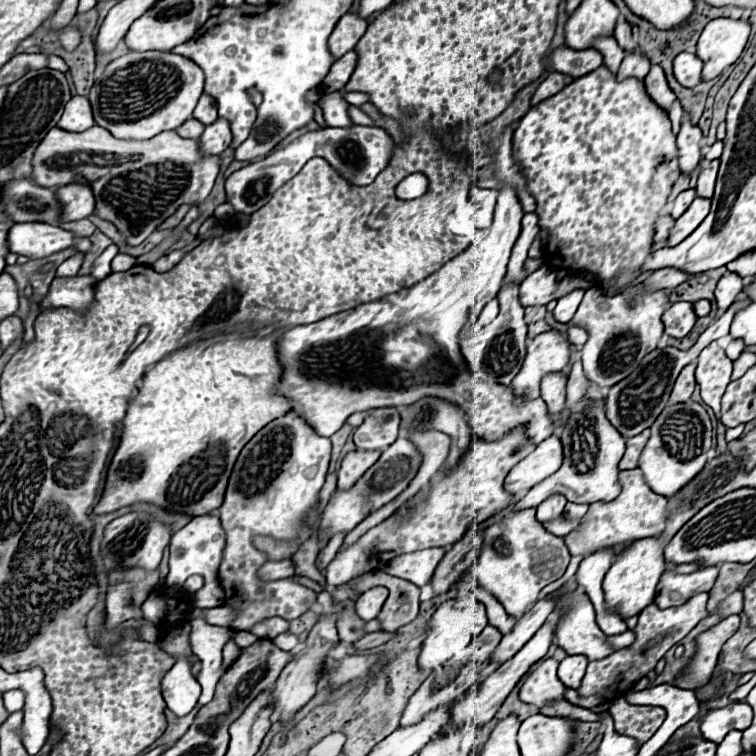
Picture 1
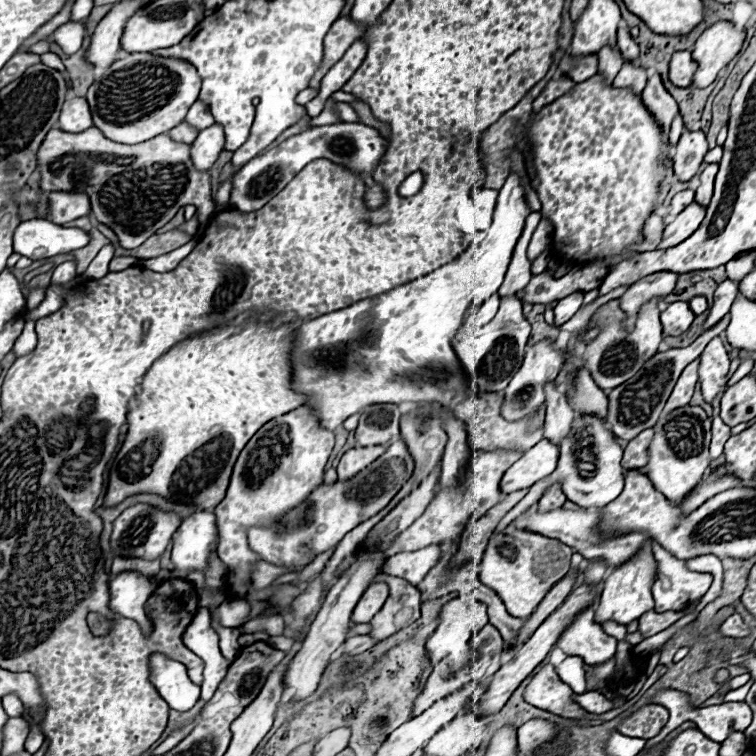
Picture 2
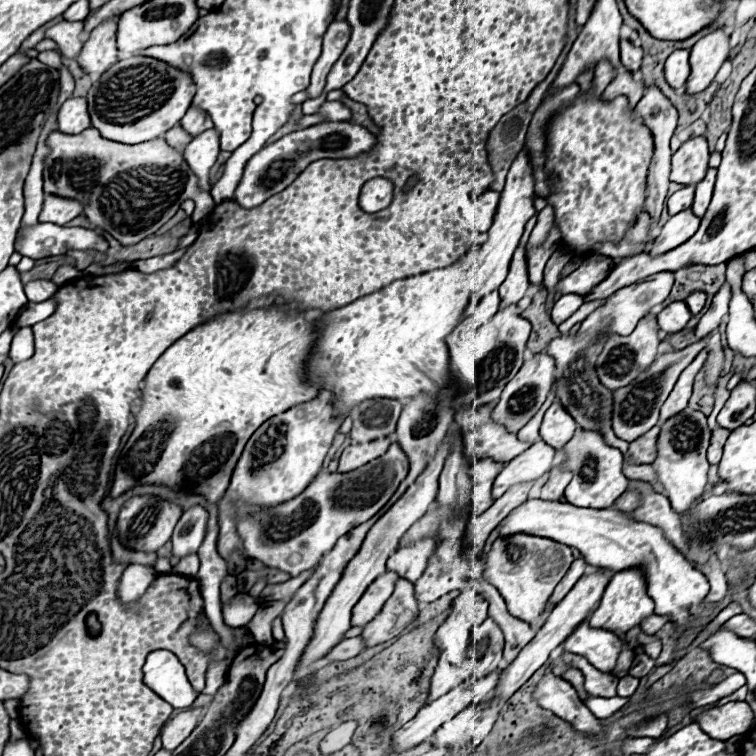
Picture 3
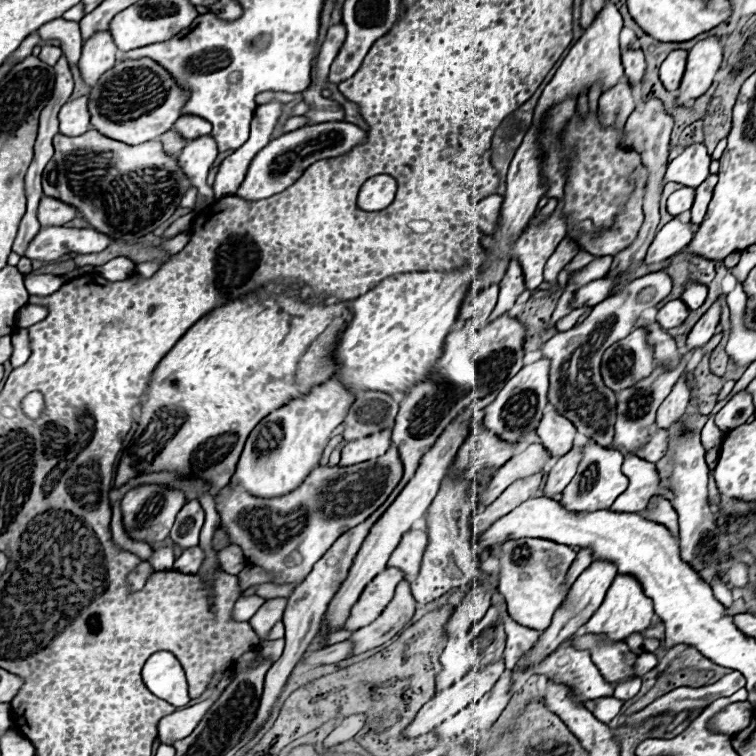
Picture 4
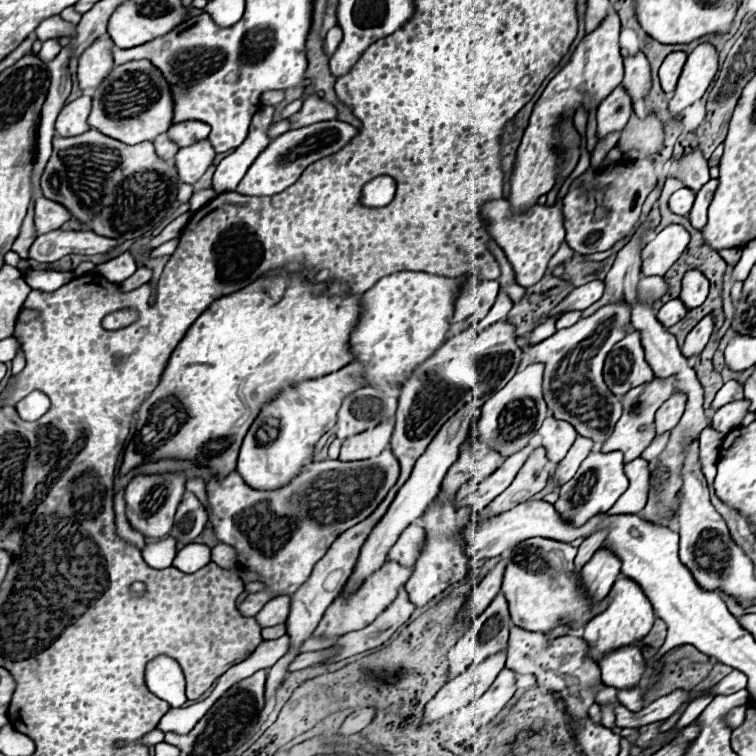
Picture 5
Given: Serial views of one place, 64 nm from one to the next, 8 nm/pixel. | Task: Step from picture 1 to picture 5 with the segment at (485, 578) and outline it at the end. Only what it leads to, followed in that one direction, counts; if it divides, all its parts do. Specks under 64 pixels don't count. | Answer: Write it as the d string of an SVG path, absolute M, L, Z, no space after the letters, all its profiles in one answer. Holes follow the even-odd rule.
M532 538L516 544L504 570L502 592L508 600L512 622L530 632L550 632L558 624L572 624L572 630L584 626L592 616L602 612L608 600L590 606L586 596L578 590L578 576L574 574L576 548L556 540Z

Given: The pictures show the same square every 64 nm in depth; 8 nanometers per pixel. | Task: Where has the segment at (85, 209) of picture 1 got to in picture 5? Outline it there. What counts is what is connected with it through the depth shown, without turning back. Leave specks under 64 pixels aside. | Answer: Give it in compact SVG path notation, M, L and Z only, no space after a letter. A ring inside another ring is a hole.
M40 196L36 200L36 206L34 206L34 224L36 224L36 232L38 234L56 230L64 222L68 222L70 218L72 218L72 214L62 204L56 204L54 200L48 200L44 196Z

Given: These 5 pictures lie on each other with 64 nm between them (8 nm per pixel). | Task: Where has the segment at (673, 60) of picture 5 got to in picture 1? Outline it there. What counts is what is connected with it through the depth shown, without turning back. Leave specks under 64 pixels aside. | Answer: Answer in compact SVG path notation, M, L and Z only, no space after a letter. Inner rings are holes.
M682 52L674 58L674 76L684 88L694 88L702 82L704 62L690 52Z

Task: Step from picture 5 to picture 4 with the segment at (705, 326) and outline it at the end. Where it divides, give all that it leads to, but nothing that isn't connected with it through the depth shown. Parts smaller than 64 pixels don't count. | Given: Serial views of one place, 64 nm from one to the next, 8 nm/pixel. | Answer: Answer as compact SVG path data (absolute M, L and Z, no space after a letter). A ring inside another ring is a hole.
M724 294L708 308L708 312L696 322L696 326L692 328L692 332L688 334L688 342L686 342L686 348L692 350L692 348L700 348L704 346L712 336L714 336L714 330L720 322L720 314L722 314L722 302L724 302Z

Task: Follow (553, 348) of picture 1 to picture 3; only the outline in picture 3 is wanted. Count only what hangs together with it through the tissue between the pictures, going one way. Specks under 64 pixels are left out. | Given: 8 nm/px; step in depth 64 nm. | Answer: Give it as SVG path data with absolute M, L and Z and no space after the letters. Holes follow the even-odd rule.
M546 350L536 352L528 362L522 364L518 374L506 384L506 388L502 390L502 396L492 412L492 418L496 422L504 424L510 432L518 432L540 410L546 396L550 394L550 388L554 384L554 370L556 370L556 360Z

